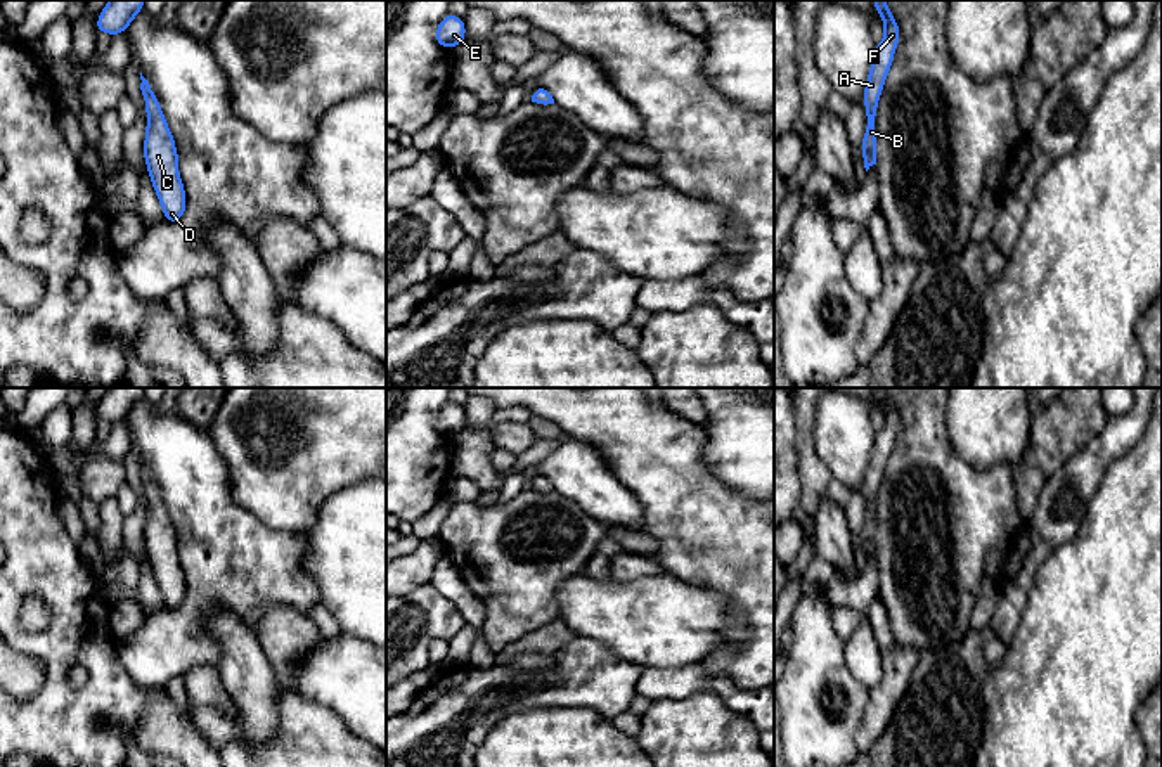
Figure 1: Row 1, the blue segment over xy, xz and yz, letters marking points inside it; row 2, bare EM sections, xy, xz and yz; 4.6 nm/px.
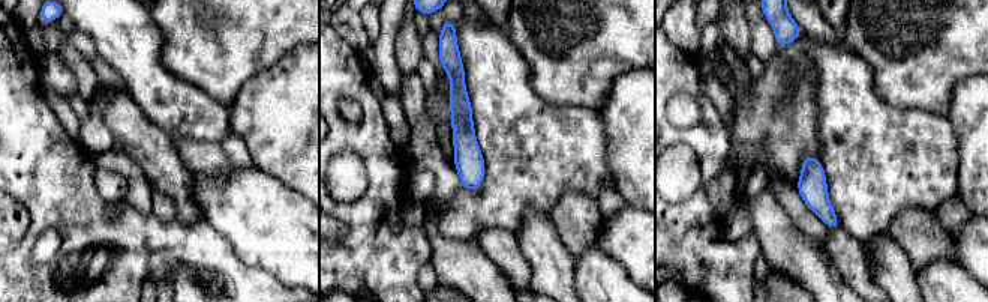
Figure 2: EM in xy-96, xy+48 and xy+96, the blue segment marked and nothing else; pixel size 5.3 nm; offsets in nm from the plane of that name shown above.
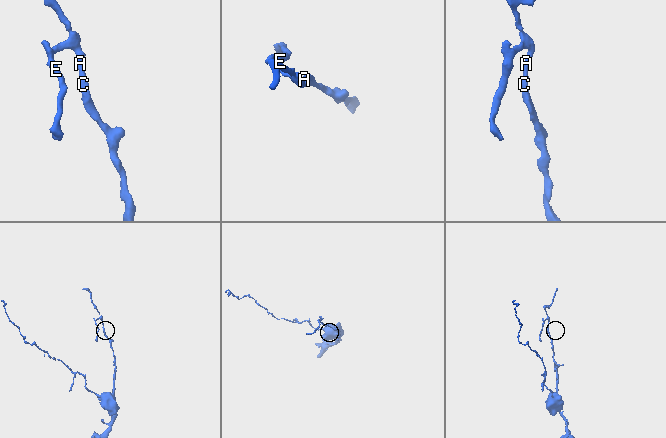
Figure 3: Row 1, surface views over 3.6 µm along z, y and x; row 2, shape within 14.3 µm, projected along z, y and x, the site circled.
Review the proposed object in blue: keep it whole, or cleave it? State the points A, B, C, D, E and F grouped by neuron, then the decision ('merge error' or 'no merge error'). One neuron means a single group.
groups A B C D E F; no merge error

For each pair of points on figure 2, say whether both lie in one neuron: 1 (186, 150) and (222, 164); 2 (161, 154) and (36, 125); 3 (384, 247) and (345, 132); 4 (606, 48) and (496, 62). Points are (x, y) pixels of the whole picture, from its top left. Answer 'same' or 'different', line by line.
1: same
2: different
3: same
4: different

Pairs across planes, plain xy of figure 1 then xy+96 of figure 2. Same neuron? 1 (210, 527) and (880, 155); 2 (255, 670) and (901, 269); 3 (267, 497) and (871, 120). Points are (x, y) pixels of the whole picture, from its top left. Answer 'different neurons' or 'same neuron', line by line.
1: same neuron
2: same neuron
3: different neurons

